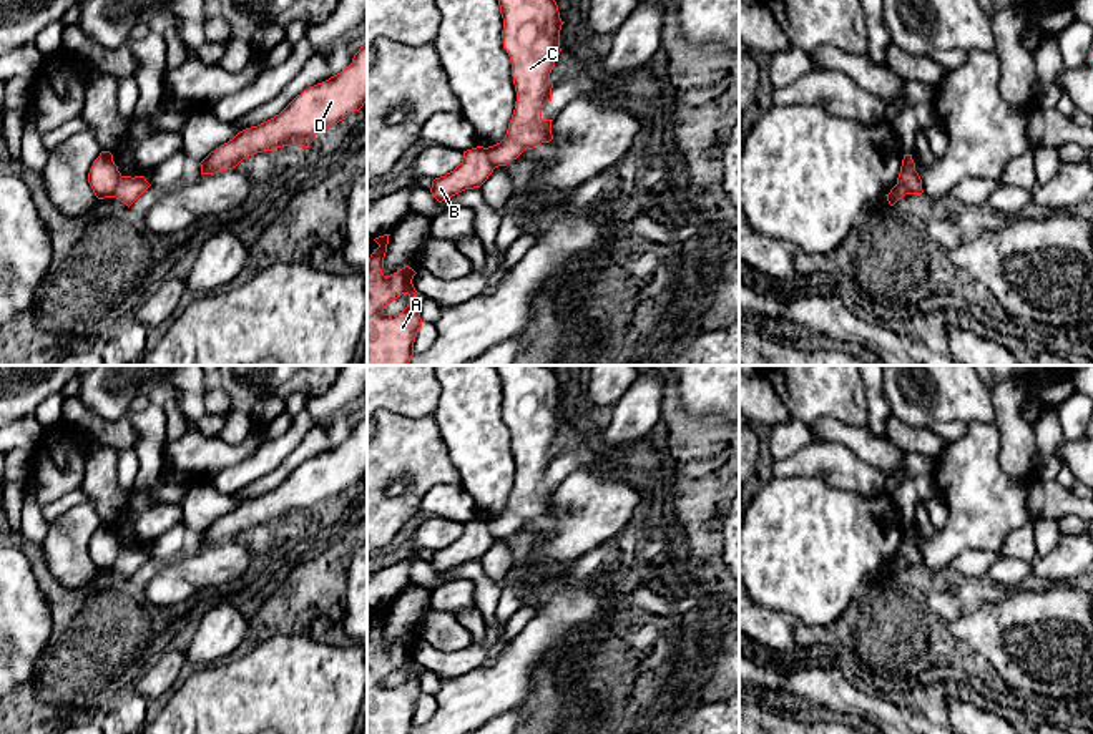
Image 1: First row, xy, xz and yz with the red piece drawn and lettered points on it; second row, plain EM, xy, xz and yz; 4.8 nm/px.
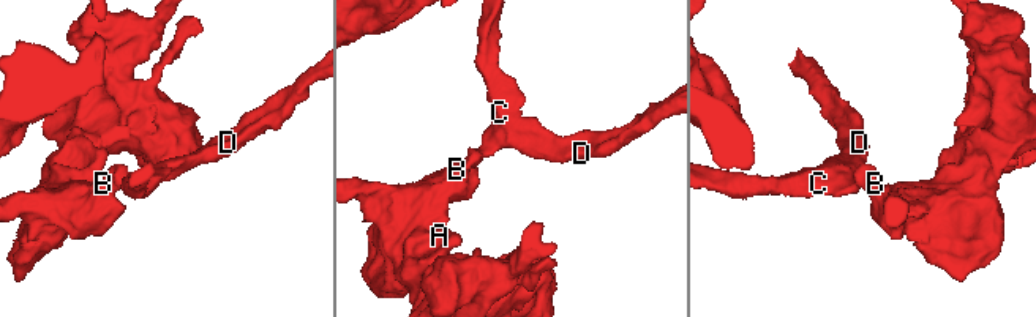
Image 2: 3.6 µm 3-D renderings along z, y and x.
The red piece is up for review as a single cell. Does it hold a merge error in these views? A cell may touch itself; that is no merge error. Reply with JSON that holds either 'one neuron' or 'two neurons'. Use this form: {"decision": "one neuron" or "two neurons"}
{"decision": "two neurons"}

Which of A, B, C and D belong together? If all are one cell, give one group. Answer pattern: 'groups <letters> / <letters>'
groups A B / C D

